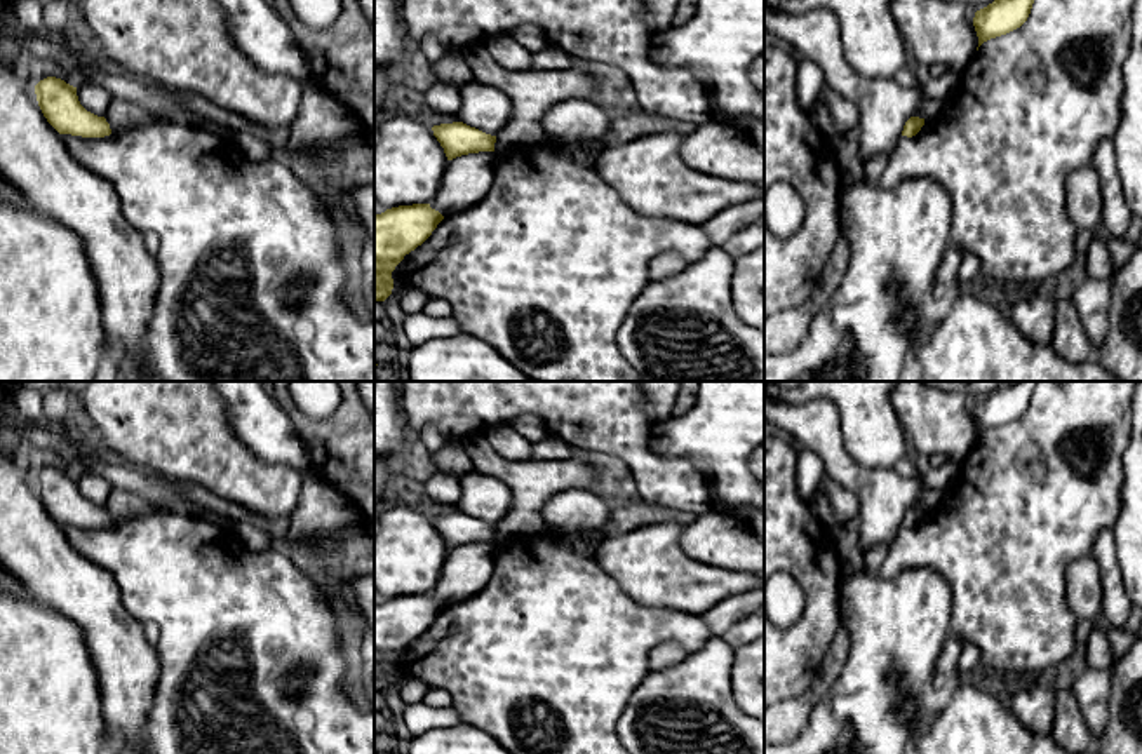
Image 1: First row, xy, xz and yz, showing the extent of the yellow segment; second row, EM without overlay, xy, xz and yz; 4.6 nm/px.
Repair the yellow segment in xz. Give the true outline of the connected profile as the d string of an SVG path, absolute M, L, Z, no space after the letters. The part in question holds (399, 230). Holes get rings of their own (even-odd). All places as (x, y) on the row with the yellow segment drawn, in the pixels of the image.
M430 204L399 205L374 214L374 301L385 301L392 294L395 266L421 246L442 219Z

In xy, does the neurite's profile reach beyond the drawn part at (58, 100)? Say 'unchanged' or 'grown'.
unchanged

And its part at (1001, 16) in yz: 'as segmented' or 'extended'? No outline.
as segmented

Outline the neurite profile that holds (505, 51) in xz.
M500 35L486 44L486 49L493 56L493 59L507 70L512 71L527 71L531 70L533 52L524 49L508 35Z

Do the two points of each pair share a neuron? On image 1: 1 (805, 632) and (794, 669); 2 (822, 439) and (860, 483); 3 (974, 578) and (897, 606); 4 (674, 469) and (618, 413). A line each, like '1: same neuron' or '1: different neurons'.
1: same neuron
2: same neuron
3: different neurons
4: same neuron

